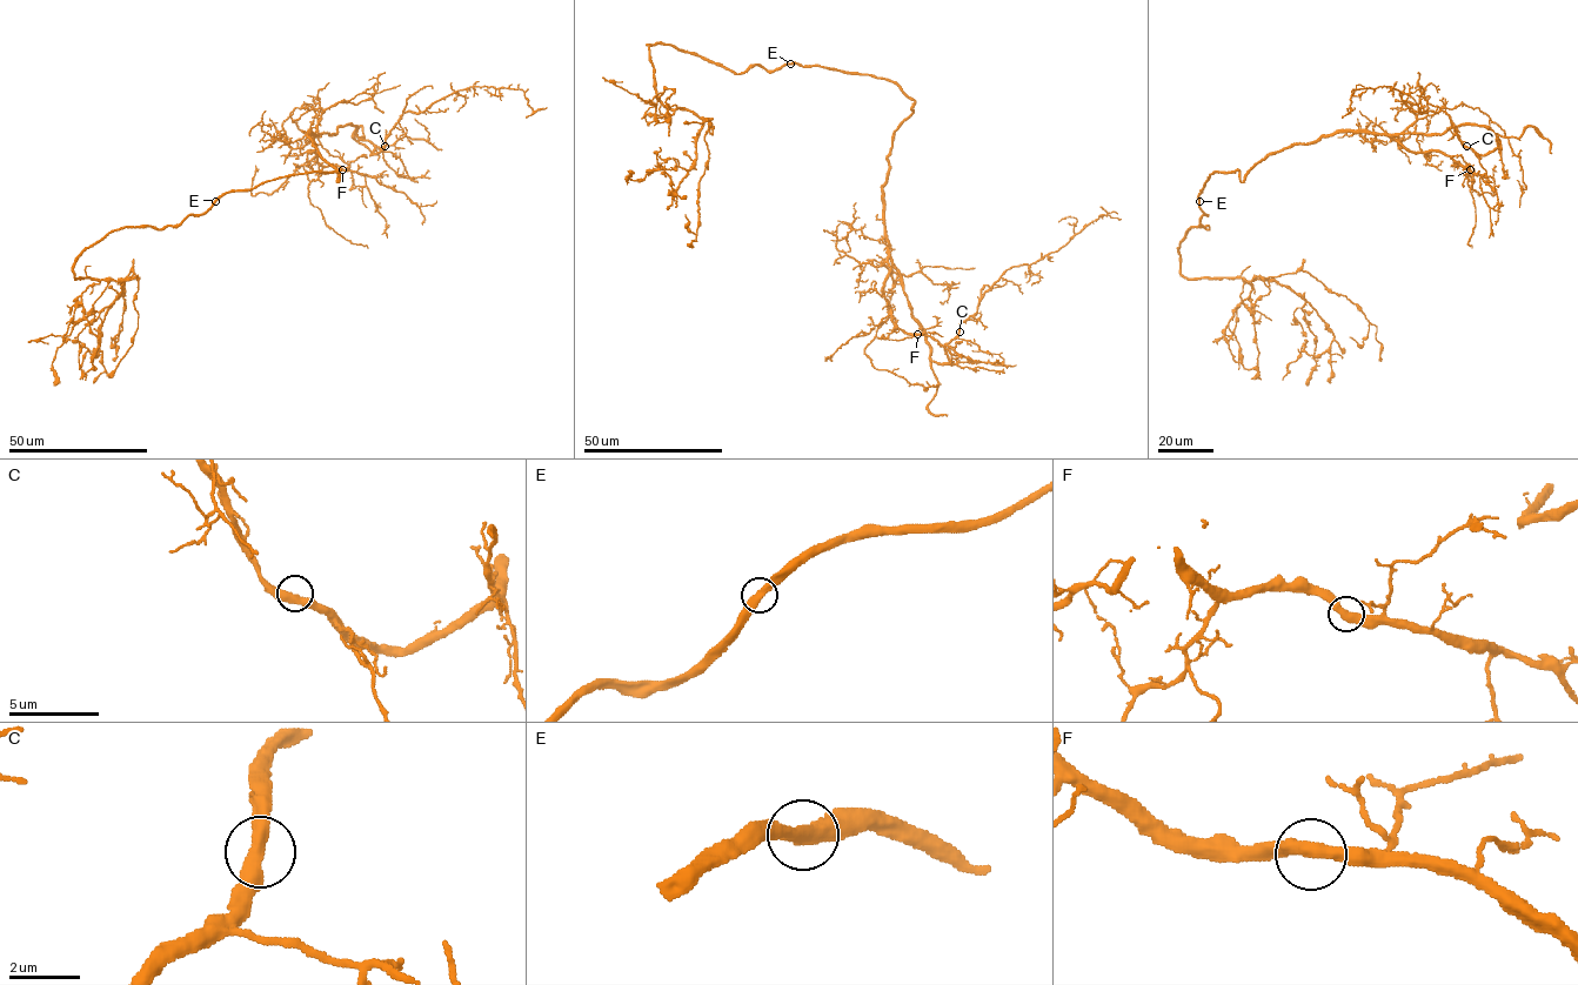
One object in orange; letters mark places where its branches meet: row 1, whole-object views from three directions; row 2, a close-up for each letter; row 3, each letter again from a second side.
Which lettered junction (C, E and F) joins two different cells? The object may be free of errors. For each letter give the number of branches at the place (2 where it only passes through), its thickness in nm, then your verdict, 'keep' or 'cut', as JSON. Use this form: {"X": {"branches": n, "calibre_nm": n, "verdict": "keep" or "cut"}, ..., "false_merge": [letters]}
{"C": {"branches": 2, "calibre_nm": 440, "verdict": "keep"}, "E": {"branches": 2, "calibre_nm": 440, "verdict": "keep"}, "F": {"branches": 2, "calibre_nm": 440, "verdict": "keep"}, "false_merge": []}

